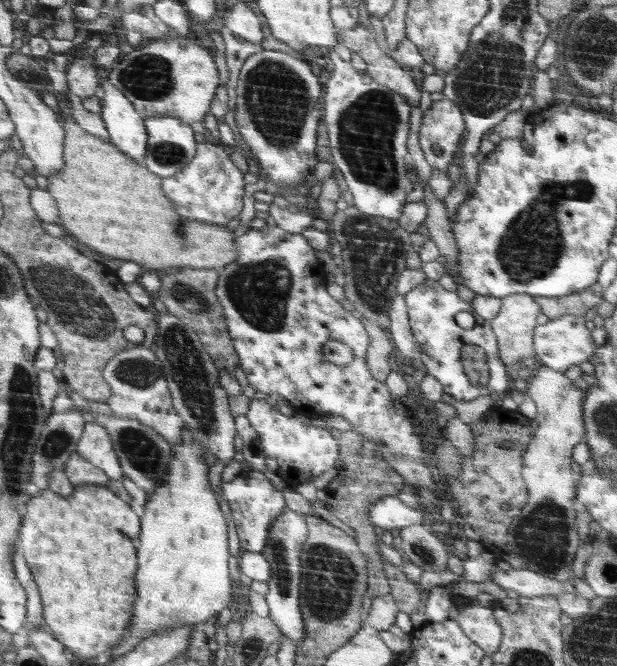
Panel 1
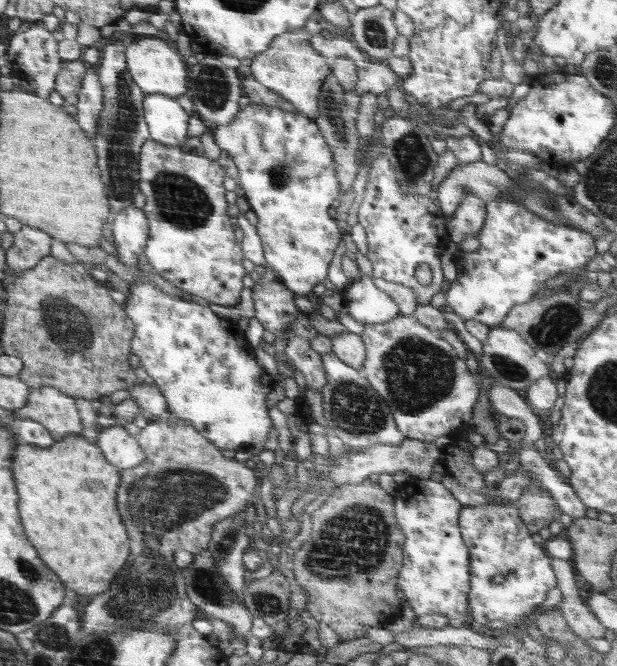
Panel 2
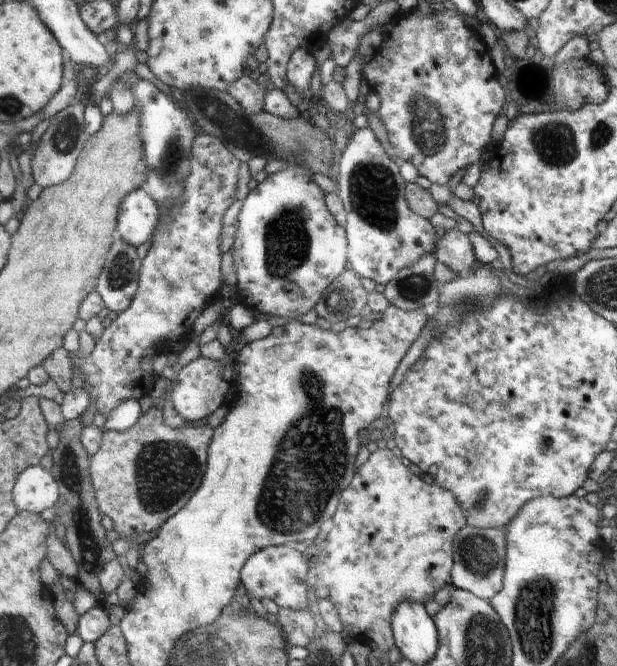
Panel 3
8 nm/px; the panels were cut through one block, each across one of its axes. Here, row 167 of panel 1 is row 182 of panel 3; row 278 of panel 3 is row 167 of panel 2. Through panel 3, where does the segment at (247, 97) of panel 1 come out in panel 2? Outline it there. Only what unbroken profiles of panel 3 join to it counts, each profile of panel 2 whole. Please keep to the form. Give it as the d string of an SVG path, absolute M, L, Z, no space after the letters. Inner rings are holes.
M250 103L236 113L230 124L216 125L209 130L214 142L230 155L239 170L236 181L257 216L255 226L266 263L278 273L279 280L286 284L288 290L309 297L313 288L326 279L330 260L340 244L340 230L338 226L332 226L334 220L328 214L332 200L337 200L336 196L341 194L336 190L338 170L334 152L319 130L318 123L298 112Z

